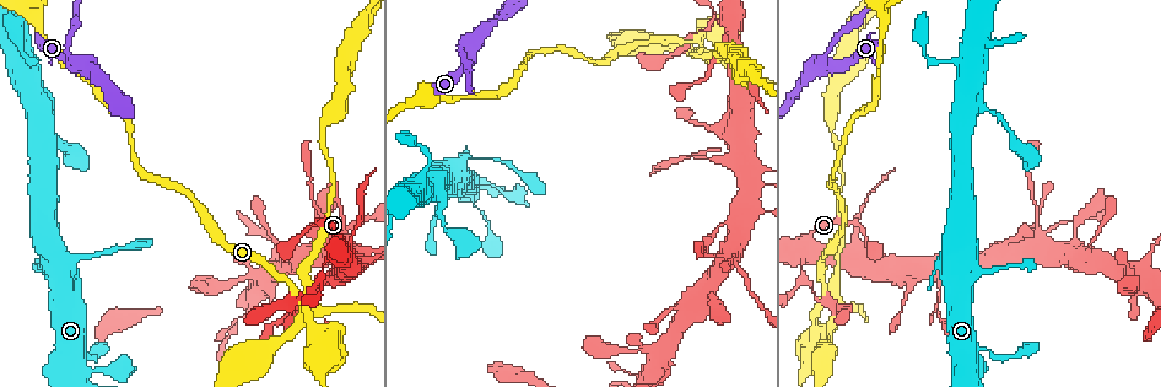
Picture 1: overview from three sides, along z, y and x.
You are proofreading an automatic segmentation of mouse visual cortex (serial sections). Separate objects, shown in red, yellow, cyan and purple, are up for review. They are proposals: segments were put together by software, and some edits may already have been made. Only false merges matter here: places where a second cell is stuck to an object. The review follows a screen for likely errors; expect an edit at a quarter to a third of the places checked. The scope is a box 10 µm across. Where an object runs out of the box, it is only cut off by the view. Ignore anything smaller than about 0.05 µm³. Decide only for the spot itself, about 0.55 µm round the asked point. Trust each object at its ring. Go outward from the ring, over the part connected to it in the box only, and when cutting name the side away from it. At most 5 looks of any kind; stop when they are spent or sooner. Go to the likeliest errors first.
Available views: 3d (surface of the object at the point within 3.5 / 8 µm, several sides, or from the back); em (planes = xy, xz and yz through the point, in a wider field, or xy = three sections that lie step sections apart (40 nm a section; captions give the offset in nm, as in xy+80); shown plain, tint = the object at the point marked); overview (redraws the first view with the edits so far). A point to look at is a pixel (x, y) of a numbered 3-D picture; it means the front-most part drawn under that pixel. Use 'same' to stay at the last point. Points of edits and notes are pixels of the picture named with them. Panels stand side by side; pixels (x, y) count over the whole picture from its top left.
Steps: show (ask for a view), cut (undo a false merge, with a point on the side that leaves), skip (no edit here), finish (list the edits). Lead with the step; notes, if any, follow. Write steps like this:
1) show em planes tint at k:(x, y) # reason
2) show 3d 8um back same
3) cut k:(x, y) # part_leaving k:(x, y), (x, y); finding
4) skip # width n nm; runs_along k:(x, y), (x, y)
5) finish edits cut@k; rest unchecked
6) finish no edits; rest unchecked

show 3d 3.5um at 1:(304, 292) # four or more arms meet

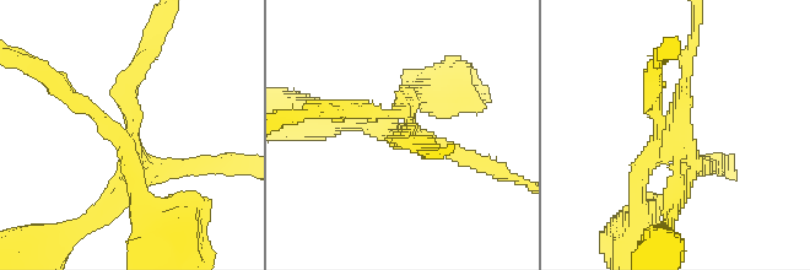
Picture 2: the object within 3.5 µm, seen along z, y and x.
show em xy step 2 tint at 2:(673, 135) # need the tissue

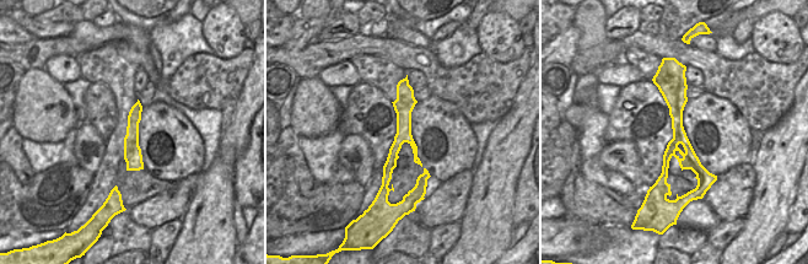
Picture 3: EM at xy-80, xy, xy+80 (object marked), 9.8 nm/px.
cut 2:(685, 193) # part_leaving 2:(664, 141), (689, 165), (670, 214); a second cell is stuck on

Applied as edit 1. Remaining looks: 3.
show 3d 3.5um at 1:(76, 67) # abrupt turn

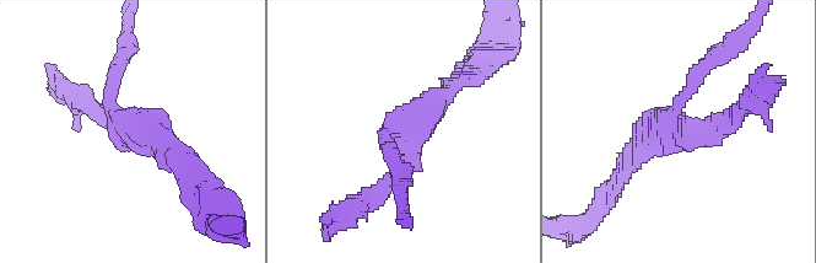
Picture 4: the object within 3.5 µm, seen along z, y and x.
show em xy step 1 tint at 4:(669, 133) # arms 3; arm_widths 200, 200, 250 nm

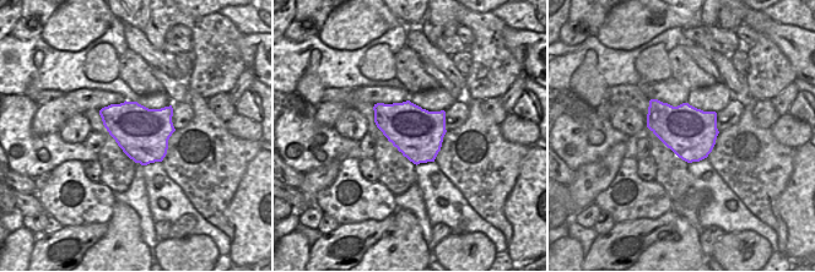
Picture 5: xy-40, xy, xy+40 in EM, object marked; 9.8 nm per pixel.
skip # width 500 nm; runs_along 4:(381, 189), (463, 79); continuous, no second cell

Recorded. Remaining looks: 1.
finish edits cut@2; rest unchecked

